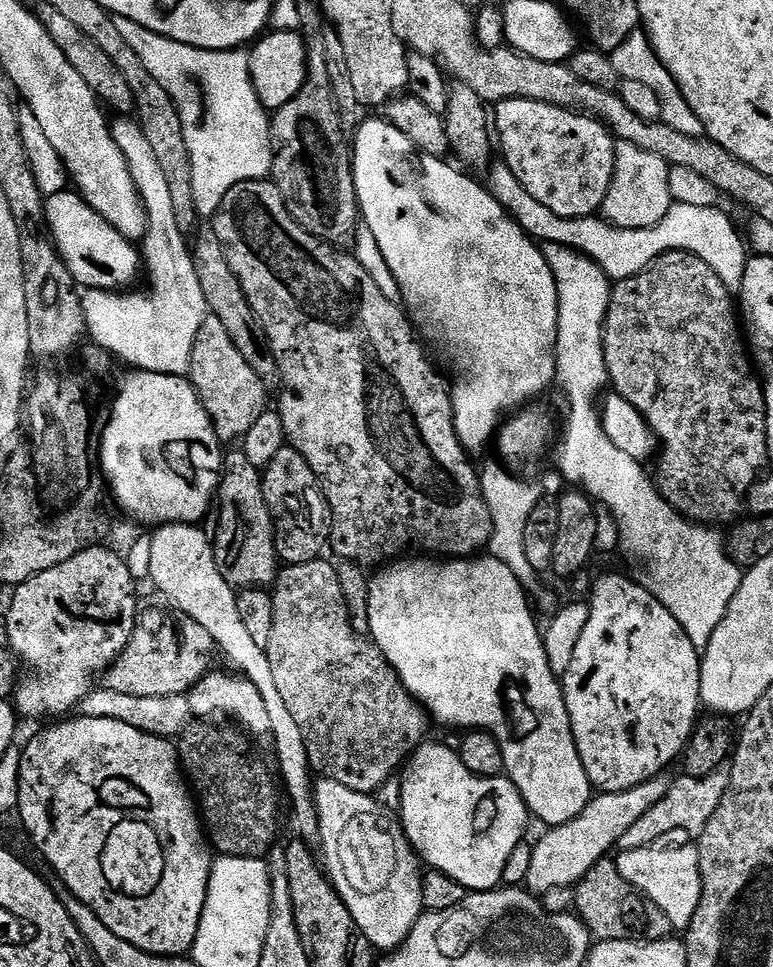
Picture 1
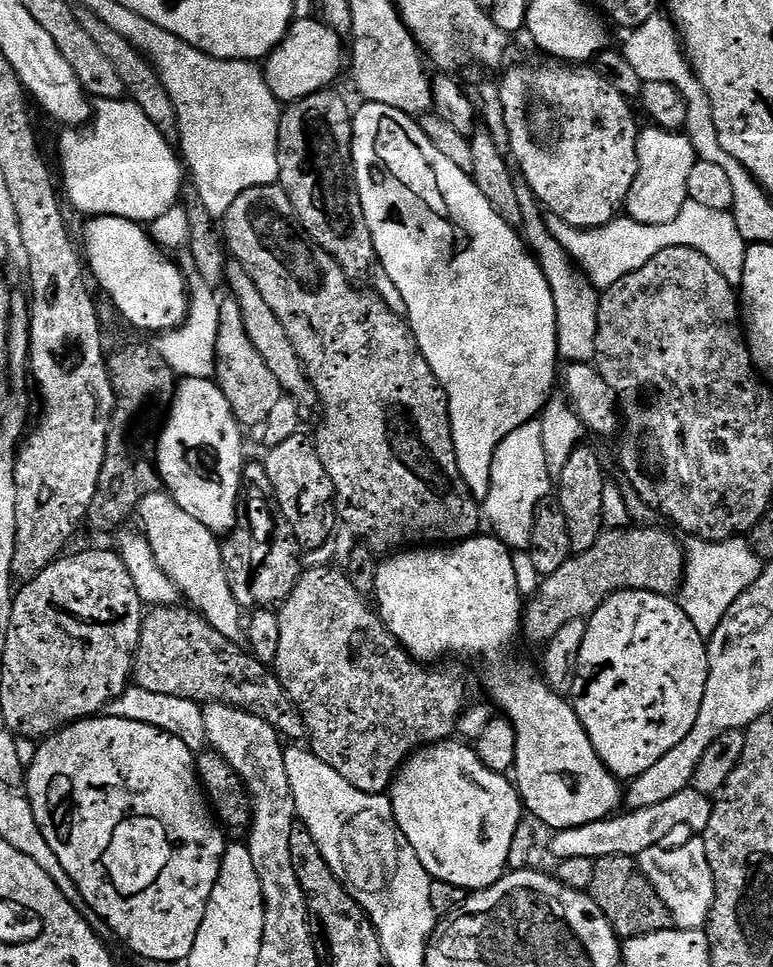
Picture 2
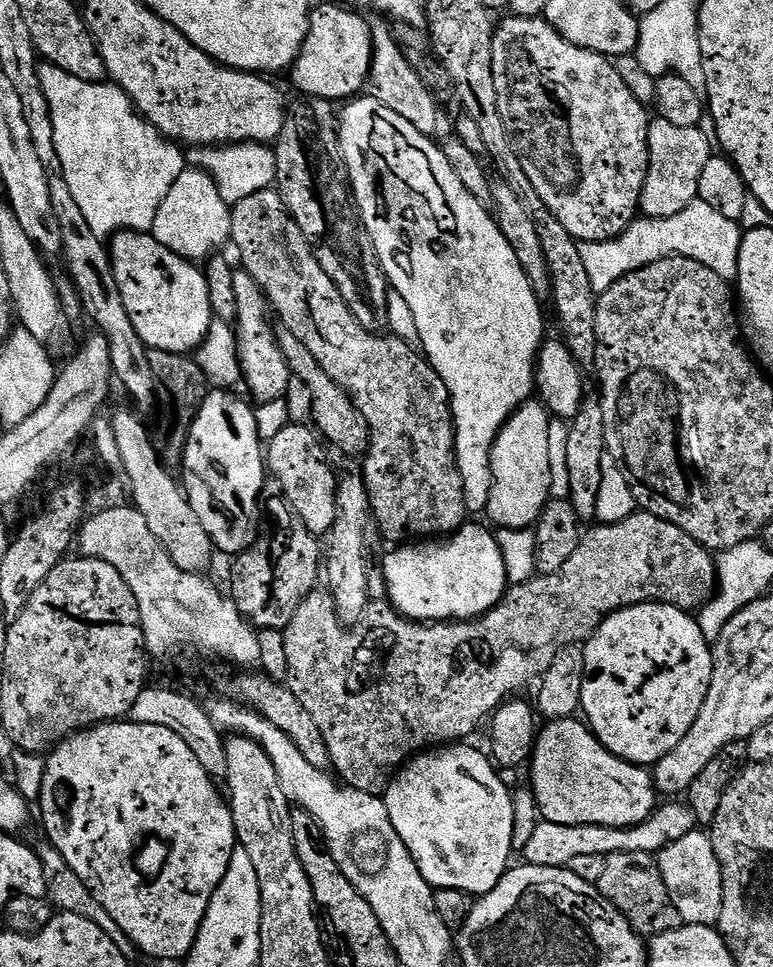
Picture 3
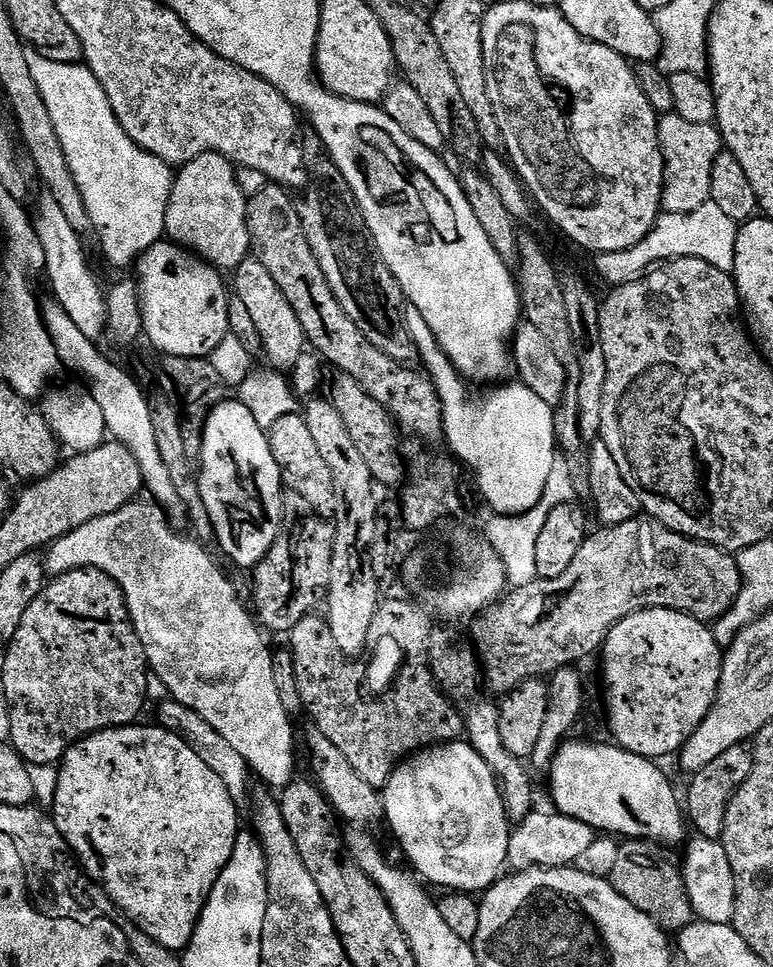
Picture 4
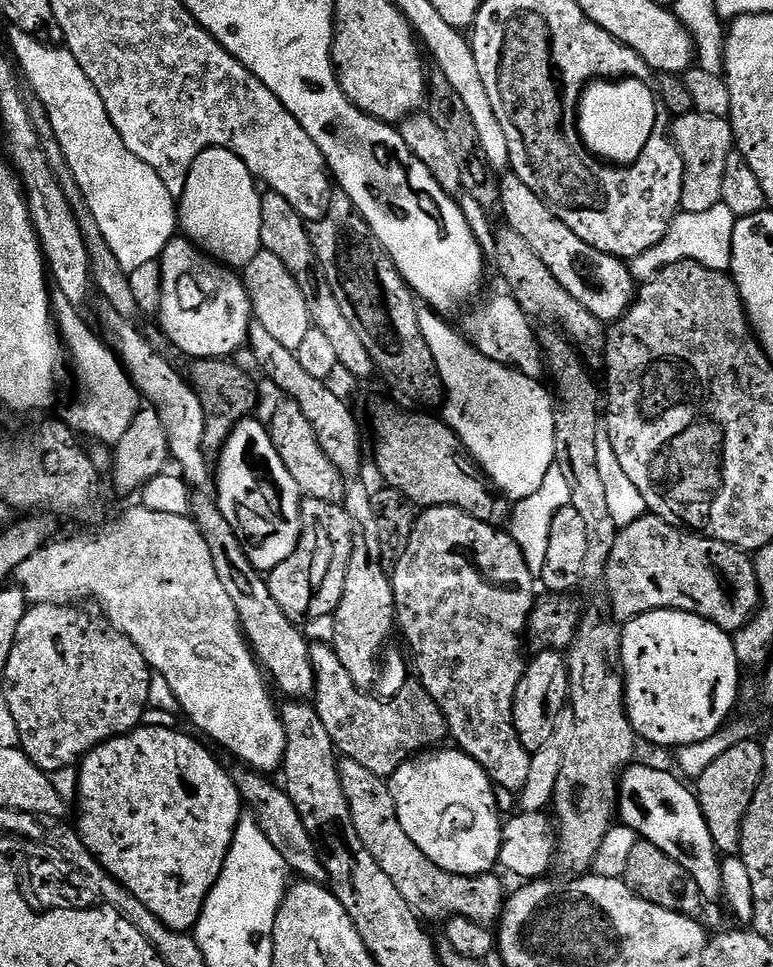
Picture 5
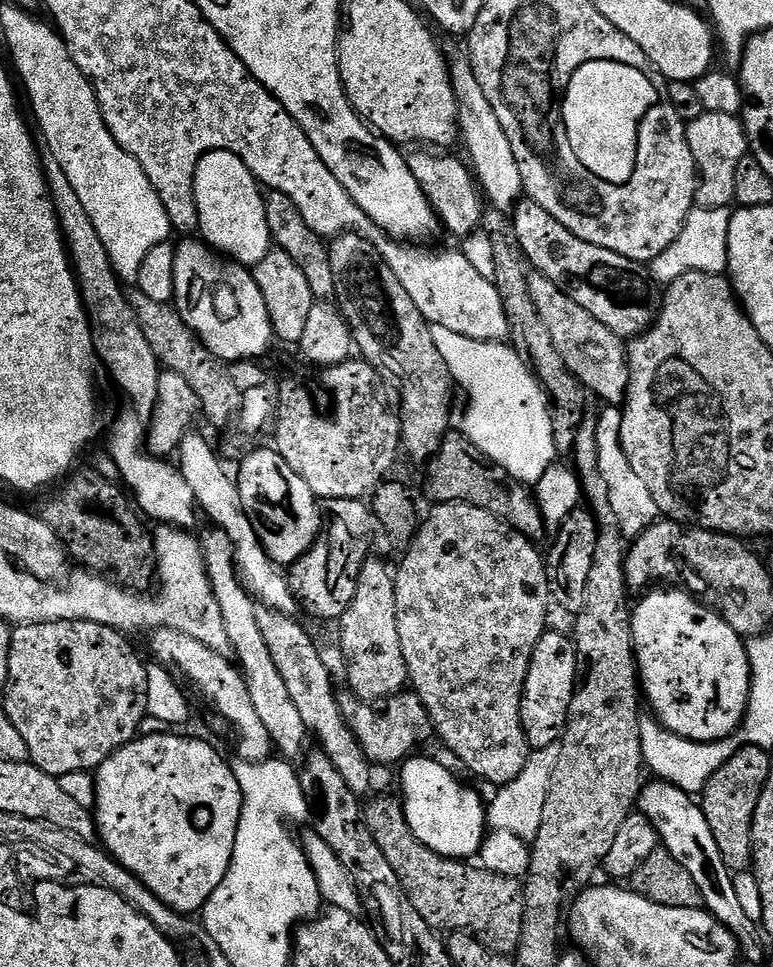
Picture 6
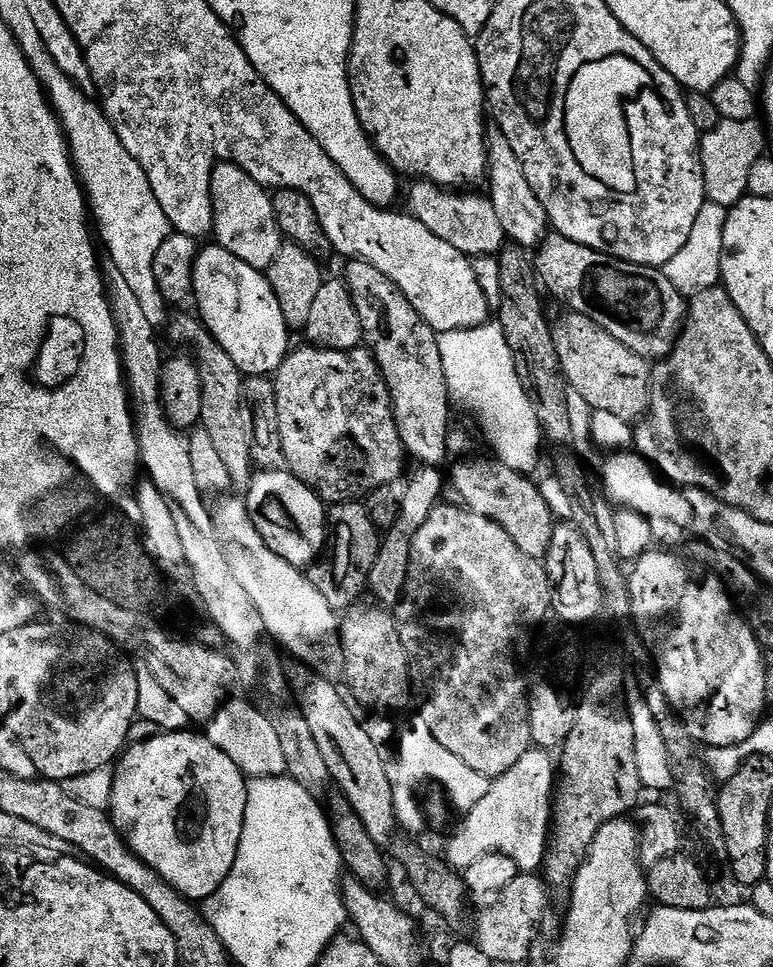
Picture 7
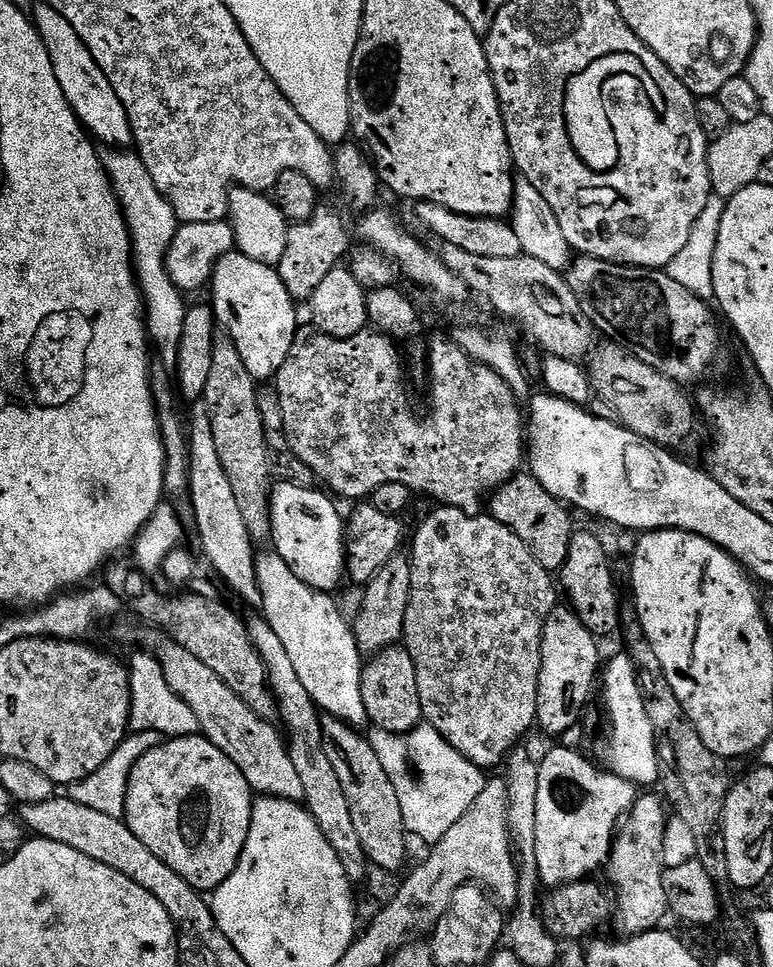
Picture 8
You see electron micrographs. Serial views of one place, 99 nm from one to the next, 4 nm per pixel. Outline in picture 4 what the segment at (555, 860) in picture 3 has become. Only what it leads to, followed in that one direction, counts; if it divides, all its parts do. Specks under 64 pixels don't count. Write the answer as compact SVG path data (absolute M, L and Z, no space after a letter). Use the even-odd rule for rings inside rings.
M533 810L522 823L511 829L508 838L508 864L515 871L528 868L566 868L575 865L576 859L598 838L595 828L586 826L569 816L561 816L555 810Z

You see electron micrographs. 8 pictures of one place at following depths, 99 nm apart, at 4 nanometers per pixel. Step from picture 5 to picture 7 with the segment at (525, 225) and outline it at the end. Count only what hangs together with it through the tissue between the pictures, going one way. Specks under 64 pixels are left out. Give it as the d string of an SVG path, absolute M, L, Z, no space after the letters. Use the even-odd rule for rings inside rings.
M549 234L540 241L534 252L534 267L539 283L543 287L545 284L558 299L565 300L571 311L590 318L590 322L598 322L606 334L622 342L622 346L634 350L634 354L642 359L659 362L667 360L672 353L676 337L684 327L686 296L676 289L674 282L670 282L661 269L619 260L605 252L590 250L590 246L582 246L559 234Z

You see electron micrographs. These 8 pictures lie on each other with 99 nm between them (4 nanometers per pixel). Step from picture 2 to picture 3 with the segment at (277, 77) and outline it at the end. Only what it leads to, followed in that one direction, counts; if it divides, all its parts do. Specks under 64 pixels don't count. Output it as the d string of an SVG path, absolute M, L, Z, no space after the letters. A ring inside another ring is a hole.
M321 2L313 7L304 45L296 55L290 75L297 90L304 92L300 94L308 98L344 102L363 93L372 75L371 23L340 4Z

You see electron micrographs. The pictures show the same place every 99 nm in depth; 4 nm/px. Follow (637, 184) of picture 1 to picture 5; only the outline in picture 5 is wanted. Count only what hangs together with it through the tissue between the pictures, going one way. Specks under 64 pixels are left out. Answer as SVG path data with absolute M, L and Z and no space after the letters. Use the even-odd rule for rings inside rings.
M693 110L671 121L670 135L684 163L681 209L702 214L702 210L710 210L710 206L721 203L723 198L723 171L726 169L727 156L734 151L732 125L725 118L710 118Z

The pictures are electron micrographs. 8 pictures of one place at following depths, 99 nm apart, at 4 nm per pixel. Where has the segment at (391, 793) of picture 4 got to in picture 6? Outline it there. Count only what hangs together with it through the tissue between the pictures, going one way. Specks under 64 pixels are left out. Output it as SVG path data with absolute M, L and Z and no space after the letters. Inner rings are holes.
M420 754L405 759L399 765L398 790L402 797L404 817L418 842L422 842L438 855L445 856L447 860L463 860L475 857L484 846L486 835L486 804L480 801L480 796L472 788L467 788L450 769L436 760L423 760Z

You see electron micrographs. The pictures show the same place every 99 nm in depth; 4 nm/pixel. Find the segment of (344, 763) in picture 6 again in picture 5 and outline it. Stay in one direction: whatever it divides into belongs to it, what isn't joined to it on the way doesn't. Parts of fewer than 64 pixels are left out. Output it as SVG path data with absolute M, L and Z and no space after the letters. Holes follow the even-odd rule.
M196 494L190 500L190 515L202 538L206 538L206 546L210 546L210 558L214 558L214 570L218 570L218 578L226 594L230 594L230 602L234 602L234 610L238 610L240 628L244 631L244 638L252 655L256 657L260 666L267 672L271 681L284 692L289 699L306 700L314 693L316 679L313 666L310 662L308 649L309 641L304 641L304 636L297 625L282 614L278 602L268 589L267 579L248 560L244 548L238 542L230 522L222 514L222 510L204 494Z

